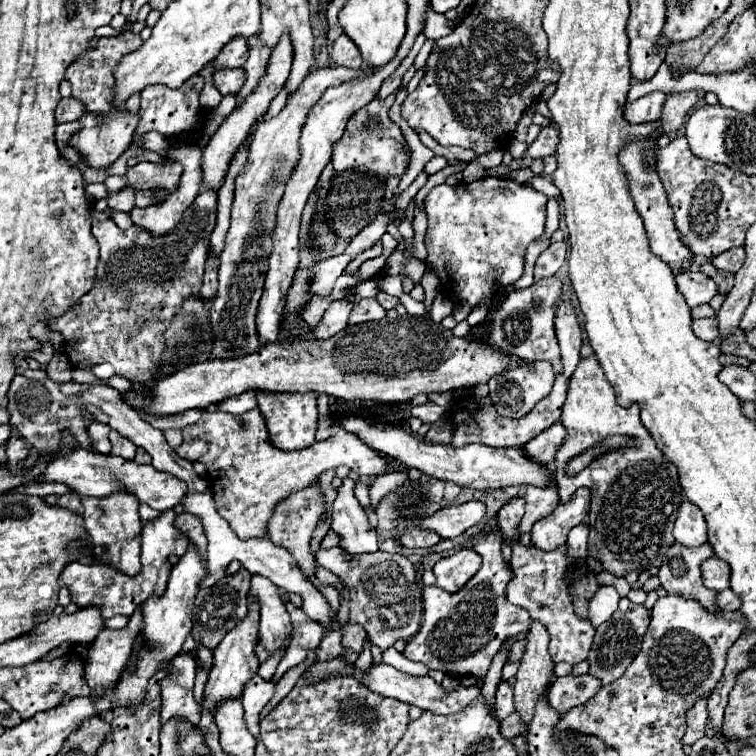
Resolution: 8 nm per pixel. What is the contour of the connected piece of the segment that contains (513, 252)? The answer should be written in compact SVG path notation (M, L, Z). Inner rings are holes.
M483 177L473 183L459 185L437 185L425 197L425 211L429 219L425 245L429 251L427 263L437 271L443 291L453 301L469 303L477 307L479 303L489 303L491 295L501 287L507 287L519 279L523 273L523 257L529 243L539 239L545 231L545 205L547 197L535 191L529 183L517 183L513 179L491 179Z

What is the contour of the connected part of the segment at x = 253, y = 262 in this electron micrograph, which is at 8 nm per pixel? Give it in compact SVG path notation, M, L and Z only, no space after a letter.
M323 67L313 69L307 79L299 85L299 91L295 95L289 95L287 105L283 111L273 117L265 119L263 127L255 131L255 139L251 141L251 151L247 155L247 167L239 173L239 179L235 179L235 201L231 211L231 227L225 237L225 247L221 253L221 267L219 267L219 293L217 299L211 303L211 325L215 331L215 343L213 343L213 357L215 359L233 359L243 357L259 349L257 329L255 329L255 311L263 293L263 283L267 275L267 259L271 255L271 231L275 231L275 207L279 205L279 199L283 197L283 187L287 183L287 175L295 169L295 163L299 163L299 131L303 129L303 119L307 119L307 111L315 105L315 99L323 95L327 87L337 87L353 77L357 77L361 69L347 69L347 67Z

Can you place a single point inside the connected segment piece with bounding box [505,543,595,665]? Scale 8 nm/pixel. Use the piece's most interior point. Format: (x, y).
(537, 585)

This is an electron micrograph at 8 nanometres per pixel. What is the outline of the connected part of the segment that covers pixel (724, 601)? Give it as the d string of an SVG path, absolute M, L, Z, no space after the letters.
M727 589L717 597L717 605L723 611L737 611L739 609L739 597L731 589Z

